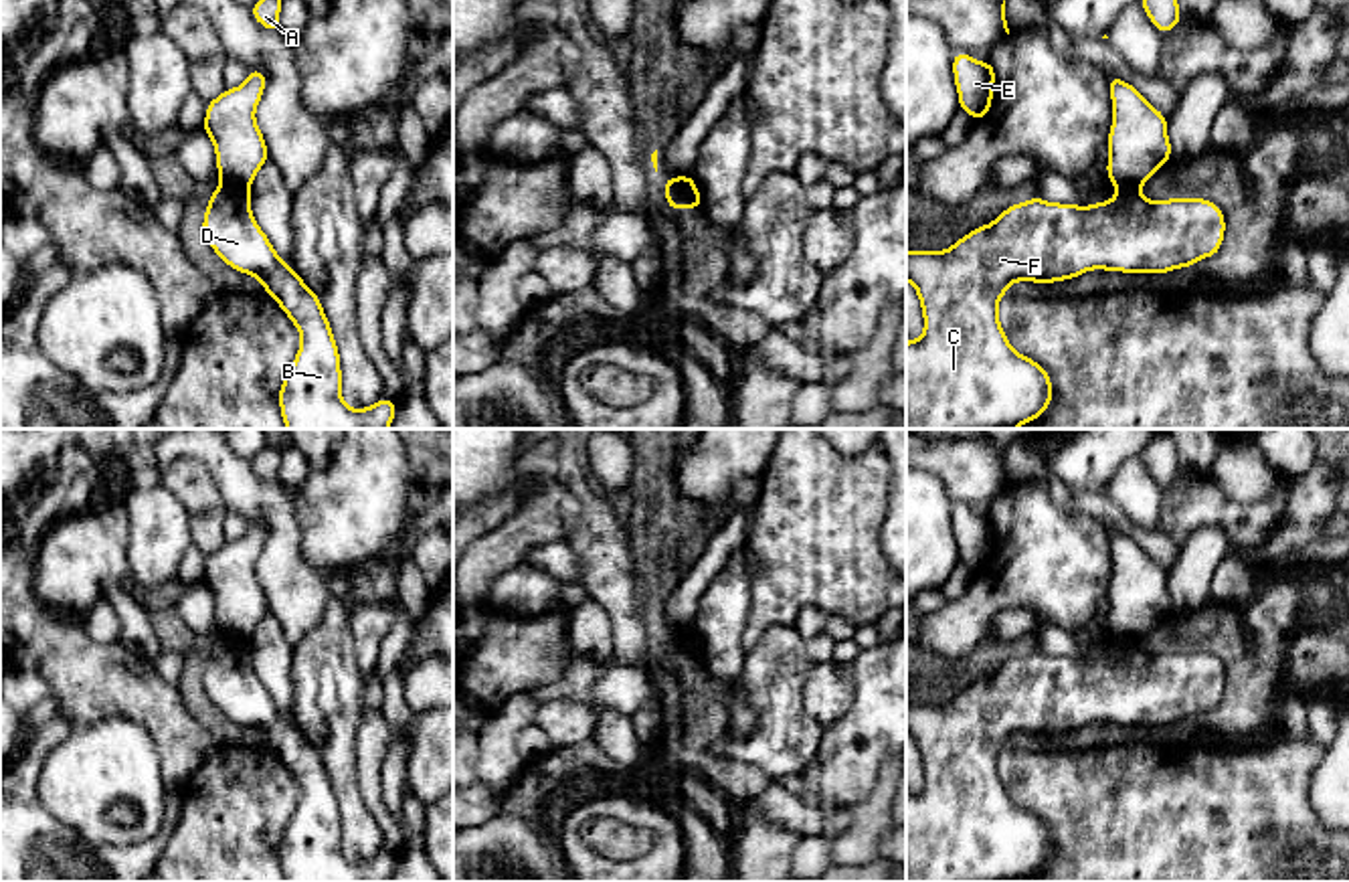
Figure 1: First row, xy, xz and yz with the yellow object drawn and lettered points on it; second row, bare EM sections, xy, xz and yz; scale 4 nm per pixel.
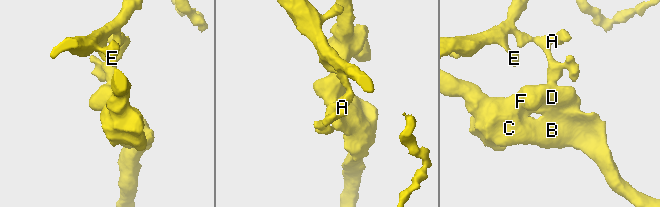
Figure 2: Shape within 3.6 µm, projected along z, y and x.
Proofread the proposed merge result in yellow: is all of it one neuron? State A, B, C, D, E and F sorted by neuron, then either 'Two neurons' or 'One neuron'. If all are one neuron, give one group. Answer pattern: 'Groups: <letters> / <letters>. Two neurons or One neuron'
Groups: A E / B C D F. Two neurons

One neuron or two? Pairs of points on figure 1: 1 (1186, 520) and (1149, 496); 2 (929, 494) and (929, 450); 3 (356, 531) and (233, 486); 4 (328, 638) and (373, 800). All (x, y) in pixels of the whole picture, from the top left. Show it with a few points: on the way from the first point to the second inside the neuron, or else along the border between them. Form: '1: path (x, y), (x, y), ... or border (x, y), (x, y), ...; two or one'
1: border (1163, 498), (1159, 531); two
2: border (927, 470), (943, 482), (947, 494), (957, 504); two
3: border (292, 492), (300, 551), (304, 555); two
4: border (365, 707), (356, 733), (356, 785); two

